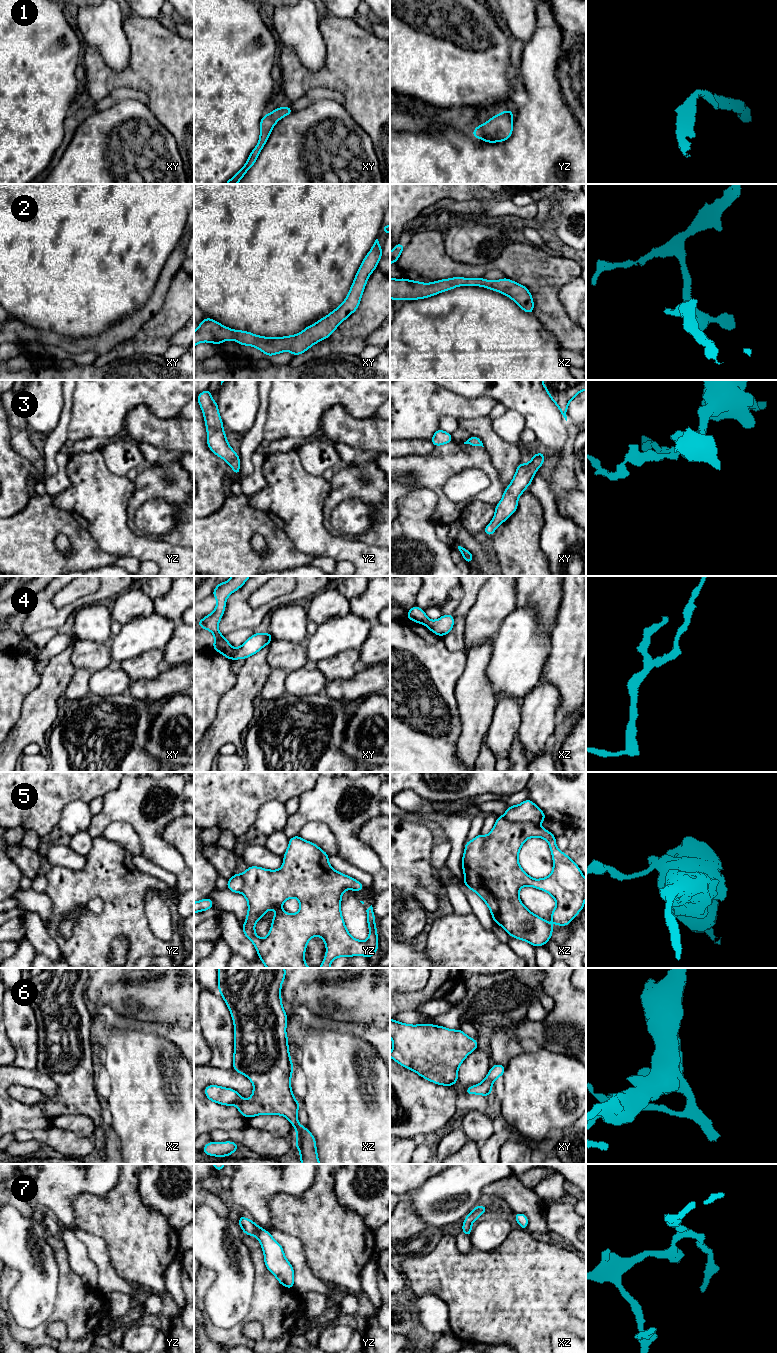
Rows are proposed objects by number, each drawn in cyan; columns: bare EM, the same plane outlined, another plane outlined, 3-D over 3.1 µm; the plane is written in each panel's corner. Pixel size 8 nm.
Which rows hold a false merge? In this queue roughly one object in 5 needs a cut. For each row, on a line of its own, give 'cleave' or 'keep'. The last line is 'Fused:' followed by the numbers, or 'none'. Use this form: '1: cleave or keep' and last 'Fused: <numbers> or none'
1: keep
2: keep
3: keep
4: keep
5: cleave
6: keep
7: keep
Fused: 5

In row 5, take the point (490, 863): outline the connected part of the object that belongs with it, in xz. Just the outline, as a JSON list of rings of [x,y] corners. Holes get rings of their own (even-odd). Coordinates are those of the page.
[[[498,816],[494,827],[487,836],[479,834],[473,840],[469,842],[466,841],[461,866],[464,871],[463,883],[470,890],[478,894],[487,904],[494,923],[498,923],[509,936],[529,942],[534,947],[544,946],[550,940],[553,933],[553,927],[545,919],[535,915],[523,905],[519,898],[519,890],[522,887],[530,886],[546,891],[555,899],[556,908],[551,912],[551,920],[556,925],[563,927],[567,926],[585,906],[586,878],[583,876],[580,868],[574,860],[565,854],[565,852],[562,852],[557,848],[556,837],[551,832],[533,822],[509,821],[503,816]],[[532,837],[542,838],[549,844],[553,857],[553,870],[546,878],[533,879],[520,867],[518,861],[520,849],[523,843]]]

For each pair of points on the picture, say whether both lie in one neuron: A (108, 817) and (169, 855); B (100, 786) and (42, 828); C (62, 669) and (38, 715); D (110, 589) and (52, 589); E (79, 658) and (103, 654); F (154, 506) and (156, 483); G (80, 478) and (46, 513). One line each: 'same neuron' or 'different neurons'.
A: same neuron
B: same neuron
C: same neuron
D: same neuron
E: same neuron
F: different neurons
G: different neurons

